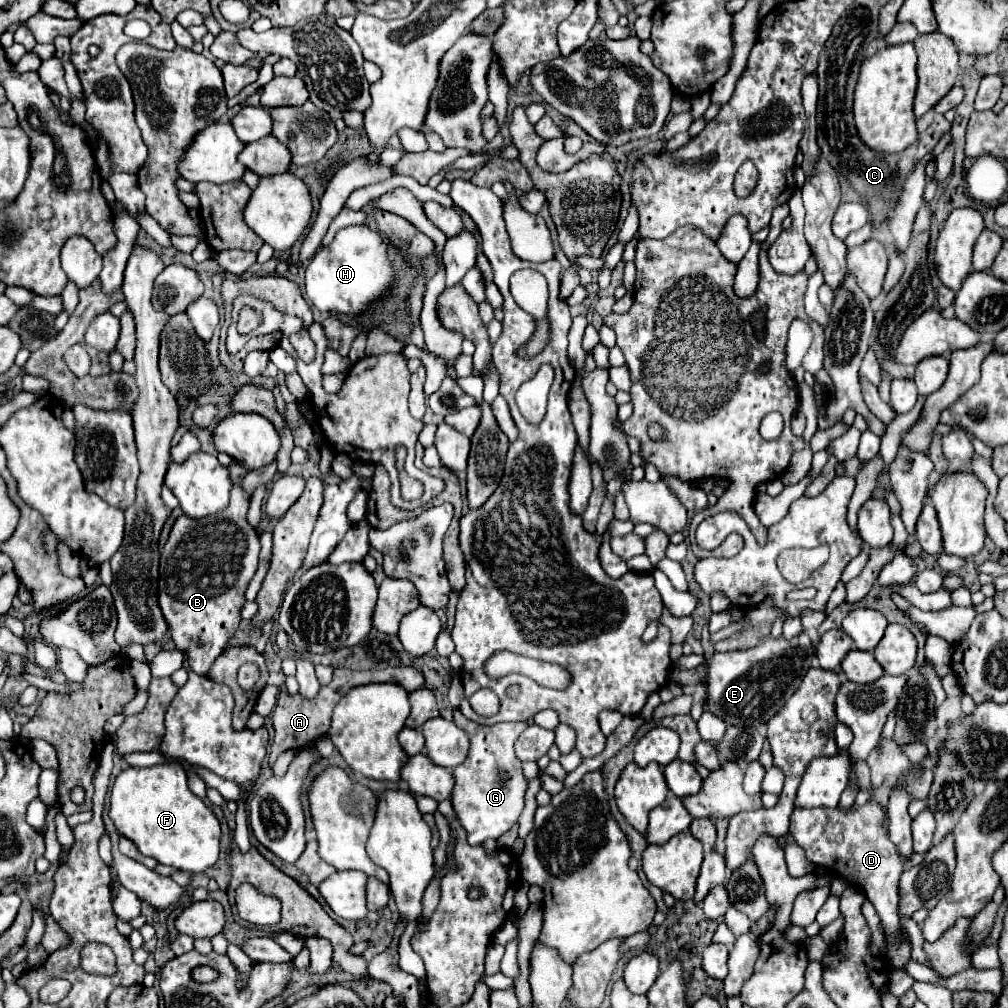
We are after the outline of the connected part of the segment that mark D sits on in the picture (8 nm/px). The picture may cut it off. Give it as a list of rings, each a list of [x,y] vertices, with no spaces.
[[[865,804],[853,812],[839,808],[795,808],[791,814],[789,832],[815,866],[825,866],[829,872],[843,876],[855,886],[861,886],[865,896],[873,902],[887,938],[899,944],[903,932],[897,910],[897,884],[901,872],[905,870],[905,864],[899,858],[895,846],[889,842],[887,832],[881,828],[881,824],[883,810],[877,804]]]

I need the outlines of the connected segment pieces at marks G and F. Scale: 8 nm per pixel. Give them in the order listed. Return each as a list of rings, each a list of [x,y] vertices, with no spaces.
[[[453,710],[453,720],[467,732],[471,748],[465,762],[453,768],[455,788],[451,802],[461,826],[467,830],[469,844],[481,844],[487,838],[499,838],[503,832],[507,832],[523,810],[527,780],[523,776],[521,762],[515,756],[513,744],[523,728],[527,728],[527,722],[499,722],[493,726],[483,726],[467,720],[459,710]]]
[[[157,764],[149,768],[123,770],[111,788],[109,818],[119,834],[165,866],[203,872],[219,858],[221,828],[215,814],[187,786],[185,770],[179,764]]]

